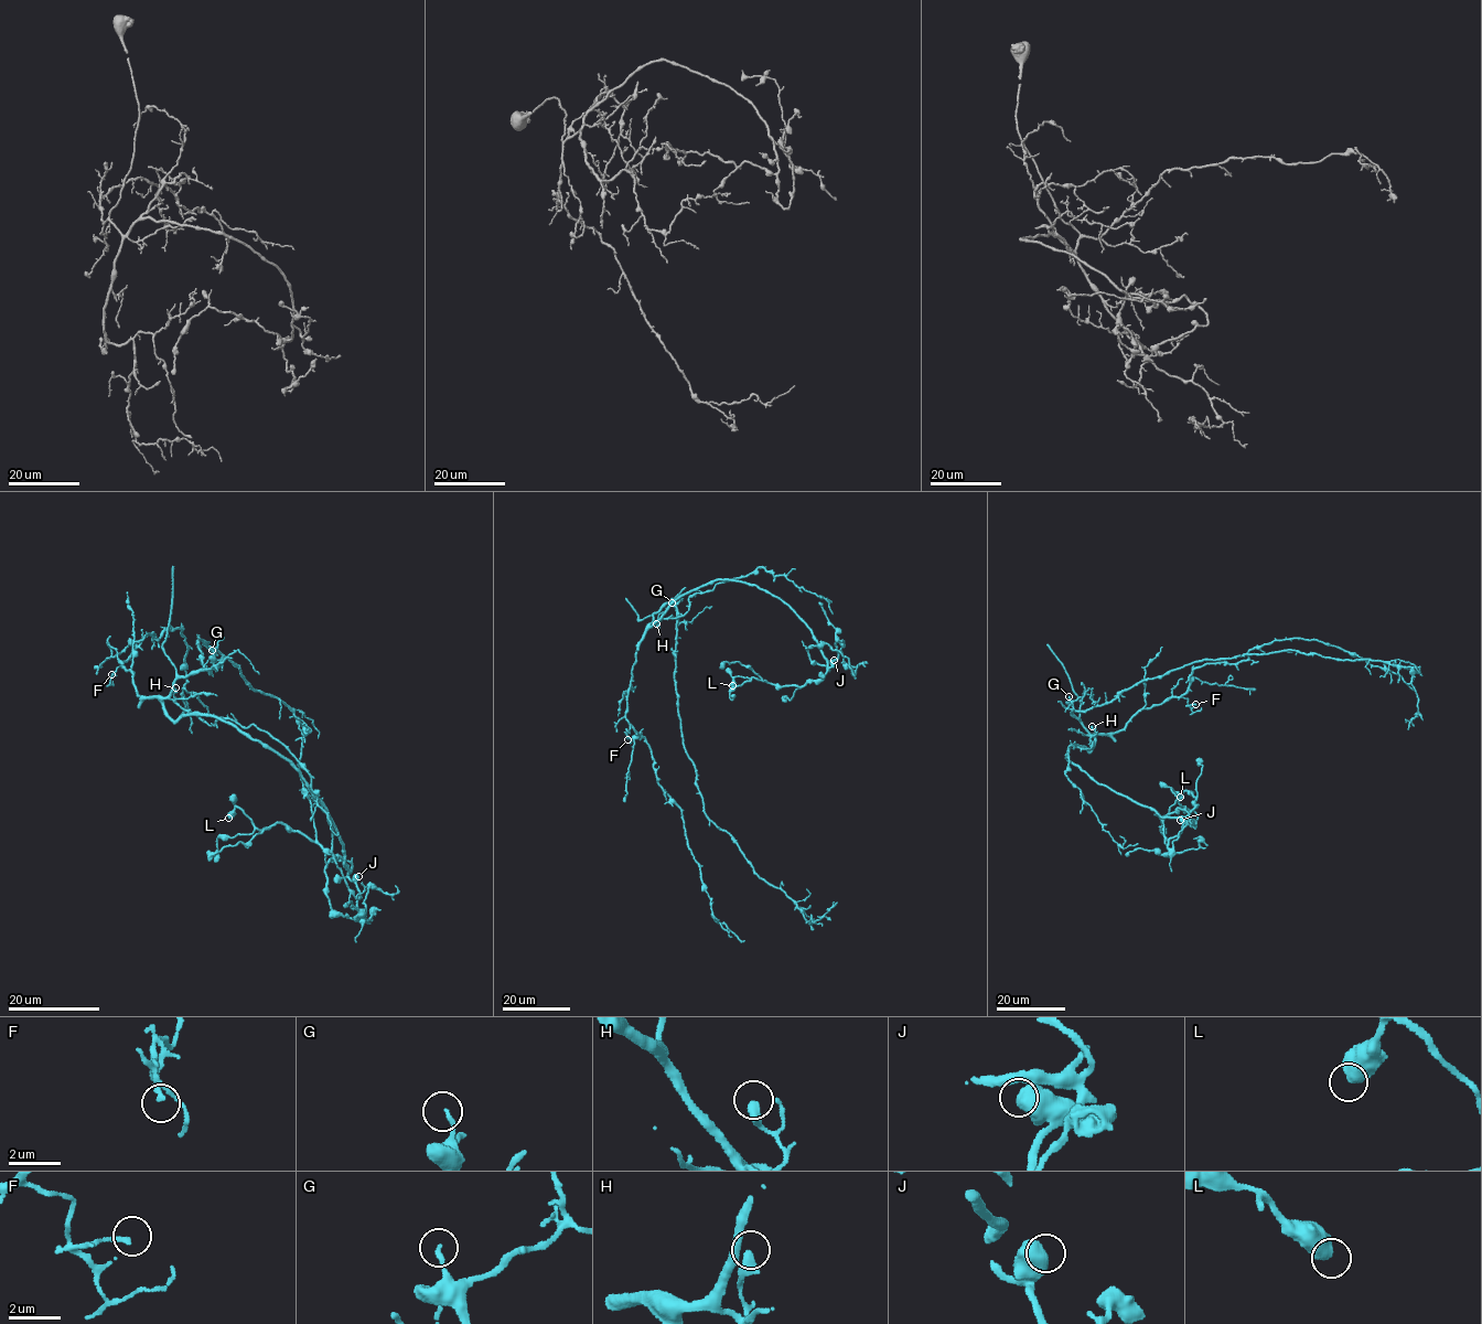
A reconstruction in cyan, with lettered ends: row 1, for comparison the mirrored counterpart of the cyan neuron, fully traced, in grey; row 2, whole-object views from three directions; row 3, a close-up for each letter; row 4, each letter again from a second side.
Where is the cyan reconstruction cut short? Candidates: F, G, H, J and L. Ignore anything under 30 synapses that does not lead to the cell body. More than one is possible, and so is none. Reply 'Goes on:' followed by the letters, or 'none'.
Goes on: none

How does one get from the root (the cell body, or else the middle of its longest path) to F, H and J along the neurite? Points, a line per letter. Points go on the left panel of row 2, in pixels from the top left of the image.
F: (206, 670), (179, 676), (172, 691), (160, 698), (137, 695), (131, 671), (121, 668), (119, 660), (111, 674)
H: (206, 670), (190, 672), (174, 682), (170, 697), (174, 701), (175, 687)
J: (206, 670), (175, 681), (164, 714), (173, 721), (208, 714), (290, 760), (326, 811), (348, 877), (358, 876)

